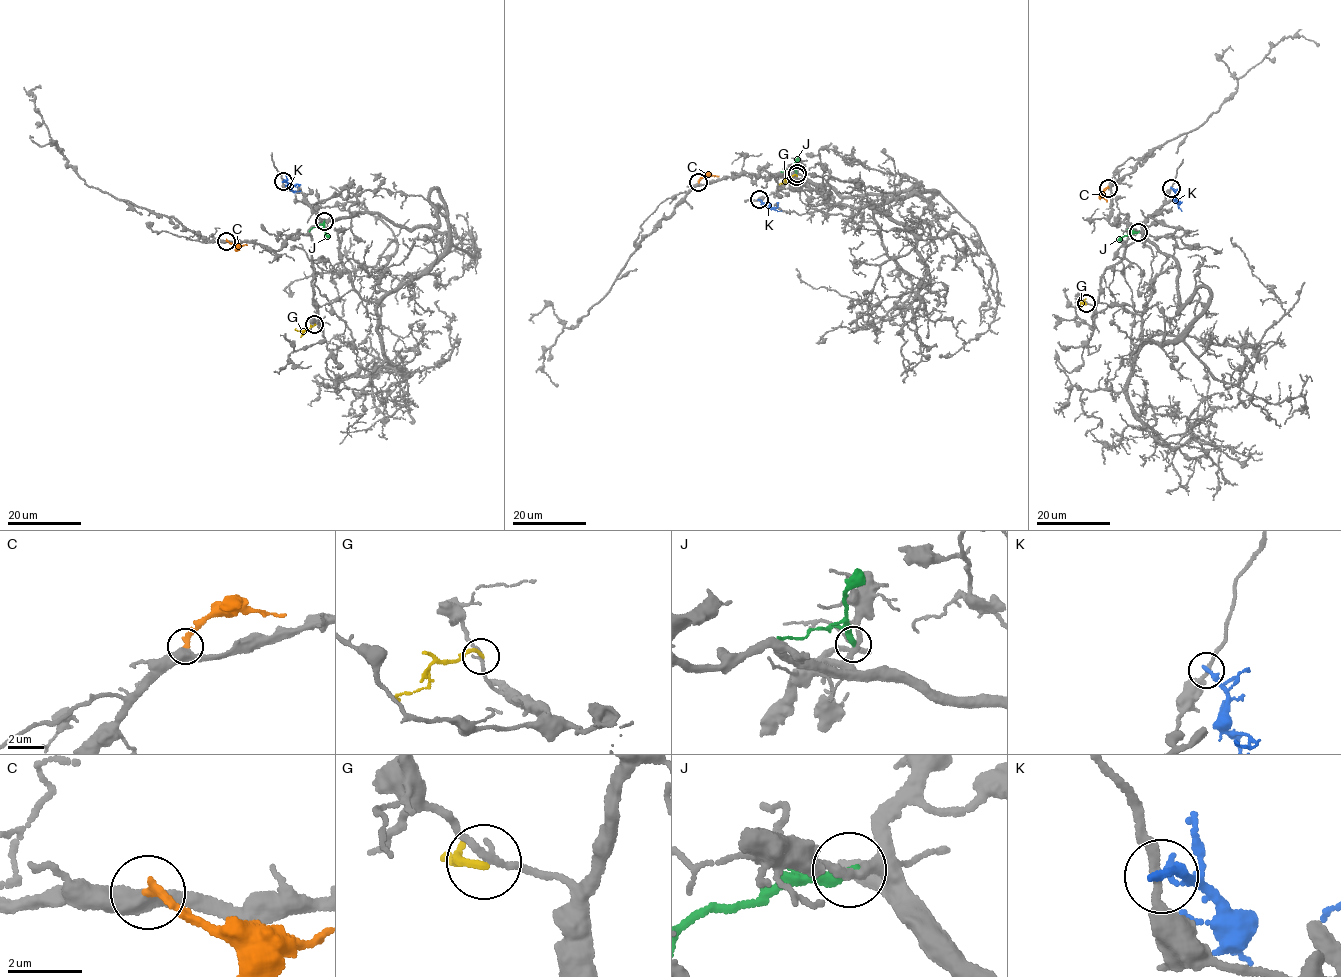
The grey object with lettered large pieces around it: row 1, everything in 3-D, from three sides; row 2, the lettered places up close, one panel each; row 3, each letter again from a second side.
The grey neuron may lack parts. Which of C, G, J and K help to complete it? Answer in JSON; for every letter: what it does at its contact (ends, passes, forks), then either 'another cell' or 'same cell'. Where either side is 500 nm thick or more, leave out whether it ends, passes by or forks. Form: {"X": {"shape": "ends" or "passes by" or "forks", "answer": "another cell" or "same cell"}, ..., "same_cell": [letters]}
{"C": {"shape": "ends", "answer": "same cell"}, "G": {"shape": "ends", "answer": "another cell"}, "J": {"shape": "ends", "answer": "another cell"}, "K": {"shape": "ends", "answer": "another cell"}, "same_cell": ["C"]}

